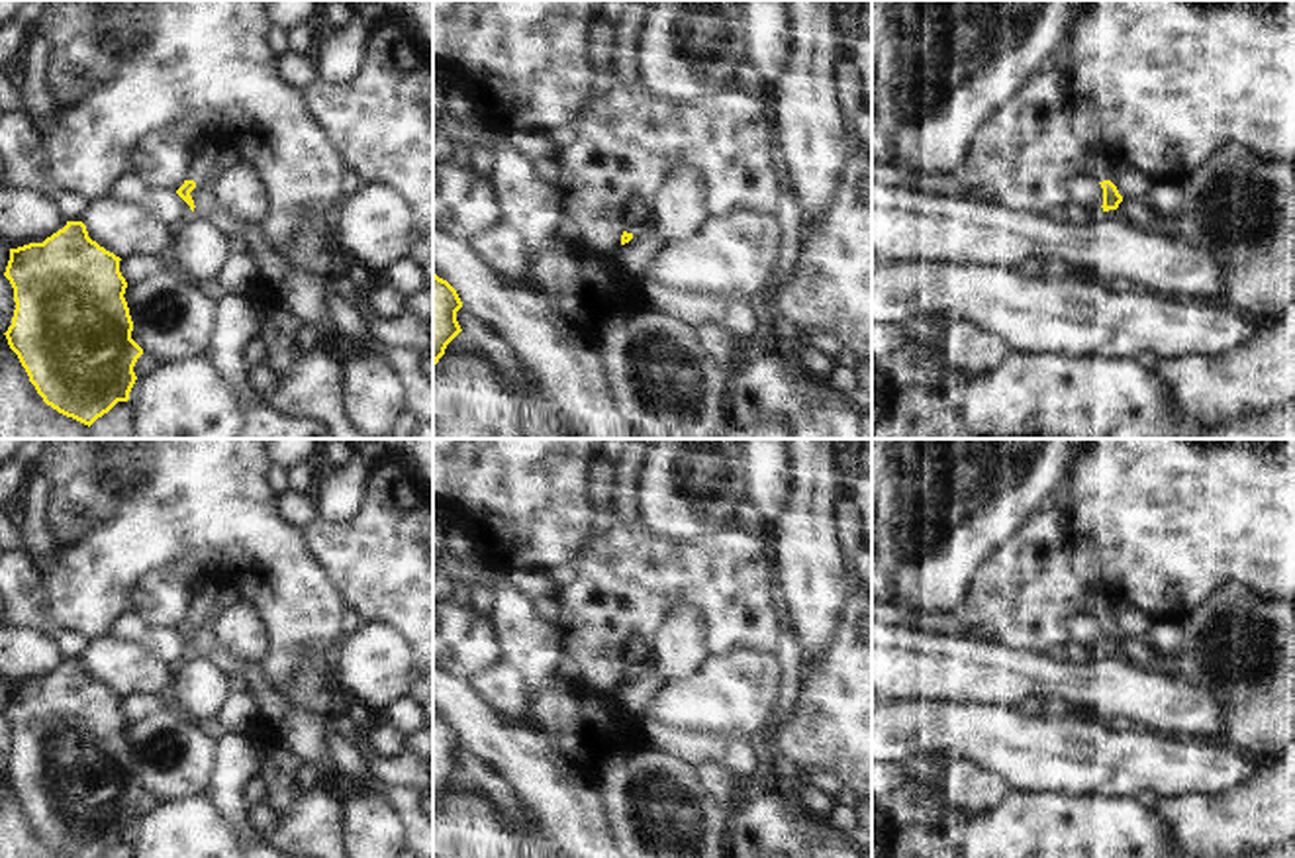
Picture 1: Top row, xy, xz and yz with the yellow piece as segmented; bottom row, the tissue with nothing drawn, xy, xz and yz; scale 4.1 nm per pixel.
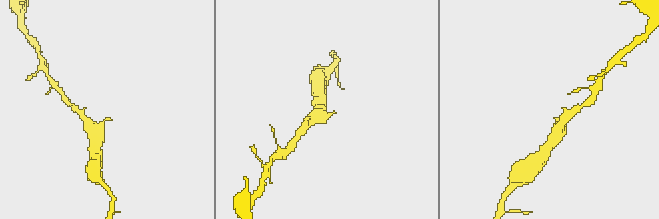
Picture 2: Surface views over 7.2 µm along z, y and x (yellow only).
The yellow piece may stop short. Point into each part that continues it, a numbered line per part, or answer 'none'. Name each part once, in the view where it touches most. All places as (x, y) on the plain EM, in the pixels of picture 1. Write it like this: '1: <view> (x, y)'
1: xy (202, 596).

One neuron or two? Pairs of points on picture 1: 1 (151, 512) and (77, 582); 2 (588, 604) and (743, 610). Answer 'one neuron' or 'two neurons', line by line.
1: one neuron
2: one neuron

